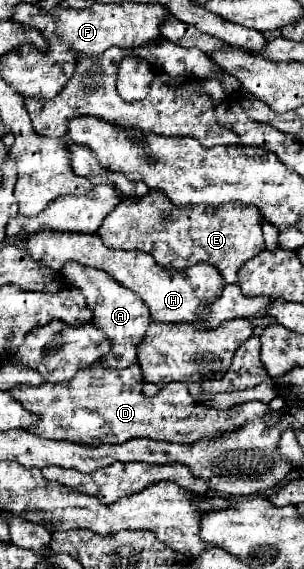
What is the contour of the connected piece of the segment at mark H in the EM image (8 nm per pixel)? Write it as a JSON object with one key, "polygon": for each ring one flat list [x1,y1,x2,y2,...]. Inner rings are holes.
{"polygon":[[41,229,33,235,27,231,21,231,19,239,27,243,25,253,31,259,45,263,45,267,53,271,61,271,63,265,69,261,77,261,85,267,95,267,95,269,105,271,117,283,137,293,149,307,151,319,157,323,183,323,191,319,201,319,201,315,209,313,209,307,205,307,205,303,209,299,220,297,224,288,221,275,217,275,217,271,213,271,213,267,209,267,207,263,197,263,197,267,187,267,185,271,179,271,179,273,159,271,159,267,153,263,153,257,145,255,145,251,133,253,133,251,111,249,103,245,99,235,81,235,81,233]]}

